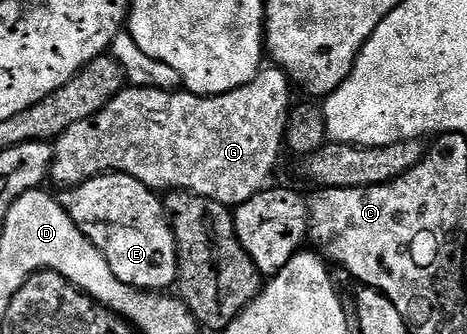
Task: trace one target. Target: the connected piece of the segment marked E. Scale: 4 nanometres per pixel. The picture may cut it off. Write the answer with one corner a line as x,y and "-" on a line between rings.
104,173
102,177
96,177
85,181
81,185
75,185
64,190
60,194
61,206
71,215
75,227
99,247
103,259
115,271
115,279
119,283
127,283
136,289
148,289
150,291
169,291
177,284
177,244
173,228
169,225
169,218
165,215
165,207
162,198
154,190
149,189
139,179
135,179
126,173

